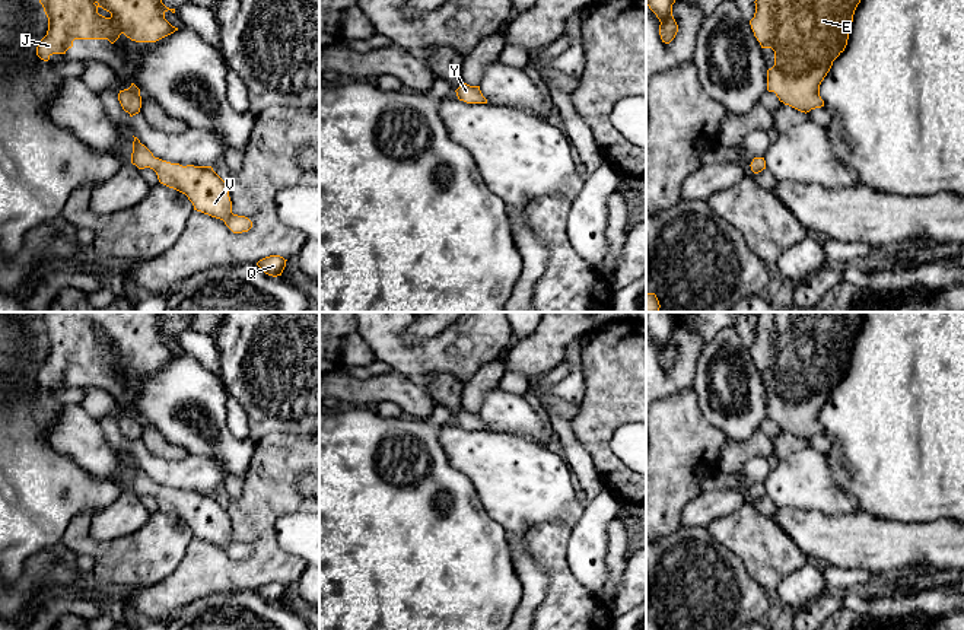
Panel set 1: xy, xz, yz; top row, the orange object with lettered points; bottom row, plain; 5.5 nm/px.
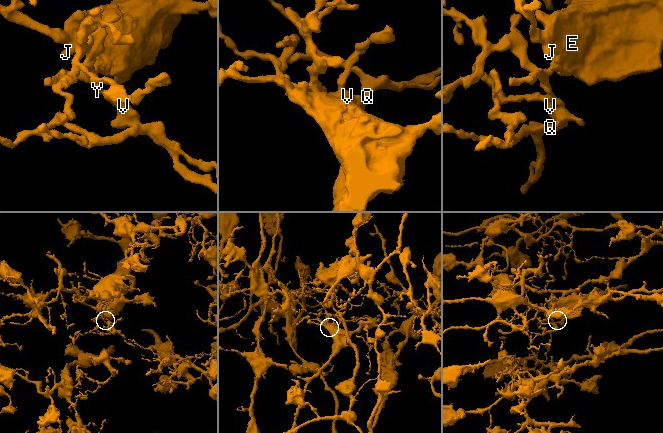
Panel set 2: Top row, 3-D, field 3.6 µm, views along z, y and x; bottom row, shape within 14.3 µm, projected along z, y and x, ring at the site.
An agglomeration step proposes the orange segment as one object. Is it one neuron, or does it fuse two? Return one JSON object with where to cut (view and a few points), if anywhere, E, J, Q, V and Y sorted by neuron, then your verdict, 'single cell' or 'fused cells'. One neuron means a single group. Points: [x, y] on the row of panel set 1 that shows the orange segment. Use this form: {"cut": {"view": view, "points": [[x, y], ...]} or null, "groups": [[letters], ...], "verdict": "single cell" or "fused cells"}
{"cut": null, "groups": [["E", "J", "Q", "V", "Y"]], "verdict": "single cell"}

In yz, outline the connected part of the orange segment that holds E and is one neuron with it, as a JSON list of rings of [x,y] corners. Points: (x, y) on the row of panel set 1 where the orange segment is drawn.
[[[755,0],[750,20],[761,48],[774,51],[767,90],[801,112],[824,106],[820,85],[844,51],[860,0]]]

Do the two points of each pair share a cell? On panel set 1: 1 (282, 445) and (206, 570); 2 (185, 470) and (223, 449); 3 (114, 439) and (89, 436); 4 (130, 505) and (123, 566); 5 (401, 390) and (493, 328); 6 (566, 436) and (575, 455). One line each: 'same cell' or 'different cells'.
1: same cell
2: different cells
3: different cells
4: different cells
5: different cells
6: same cell

